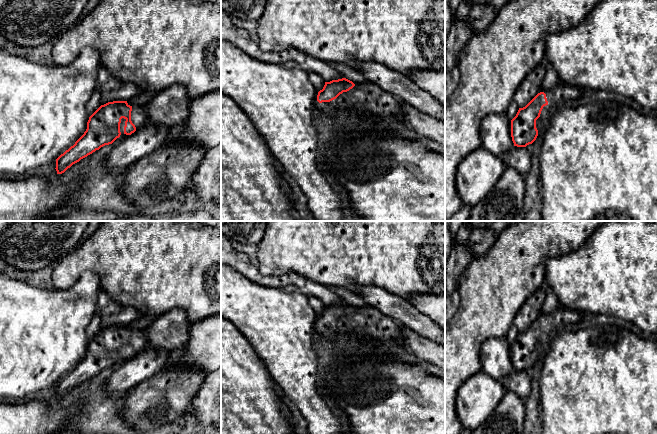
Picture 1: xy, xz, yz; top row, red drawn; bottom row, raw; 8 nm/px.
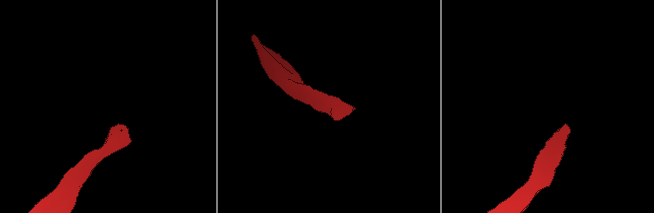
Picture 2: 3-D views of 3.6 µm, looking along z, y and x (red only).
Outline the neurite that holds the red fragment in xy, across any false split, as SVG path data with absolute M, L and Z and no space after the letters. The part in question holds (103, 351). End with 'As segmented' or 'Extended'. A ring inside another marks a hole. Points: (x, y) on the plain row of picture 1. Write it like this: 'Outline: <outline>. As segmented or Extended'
Outline: M113 325L101 329L87 346L84 358L56 383L57 398L64 397L73 388L112 368L117 362L126 363L147 347L144 329L130 330L127 325Z. Extended

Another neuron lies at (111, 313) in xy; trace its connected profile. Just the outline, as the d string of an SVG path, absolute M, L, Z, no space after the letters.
M100 290L95 315L101 319L101 329L113 325L128 325L143 315L131 307L116 303L105 291Z

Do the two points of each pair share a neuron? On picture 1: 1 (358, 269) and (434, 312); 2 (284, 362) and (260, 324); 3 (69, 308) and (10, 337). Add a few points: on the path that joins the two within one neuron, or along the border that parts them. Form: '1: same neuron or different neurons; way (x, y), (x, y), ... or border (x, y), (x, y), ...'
1: different neurons; border (431, 293), (414, 293), (406, 298)
2: same neuron; way (284, 353), (284, 348), (269, 333)
3: same neuron; way (54, 322), (40, 335), (25, 337)

